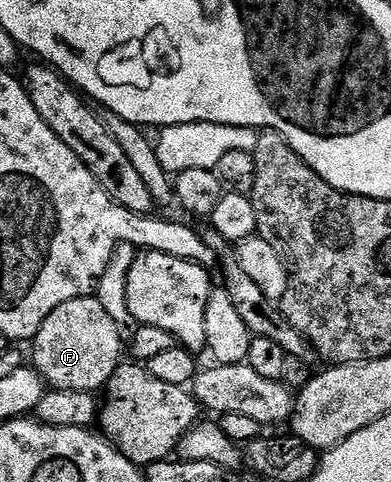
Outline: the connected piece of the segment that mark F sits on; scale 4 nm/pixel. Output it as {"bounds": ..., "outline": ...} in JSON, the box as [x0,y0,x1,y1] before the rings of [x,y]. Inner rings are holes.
{"bounds":[30,295,122,393],"outline":[[[93,295],[76,297],[74,300],[66,301],[65,304],[60,304],[46,316],[46,320],[39,326],[31,341],[30,362],[51,389],[95,393],[107,387],[114,372],[121,365],[122,338],[117,322],[106,312],[106,308],[102,307],[99,297]]]}

